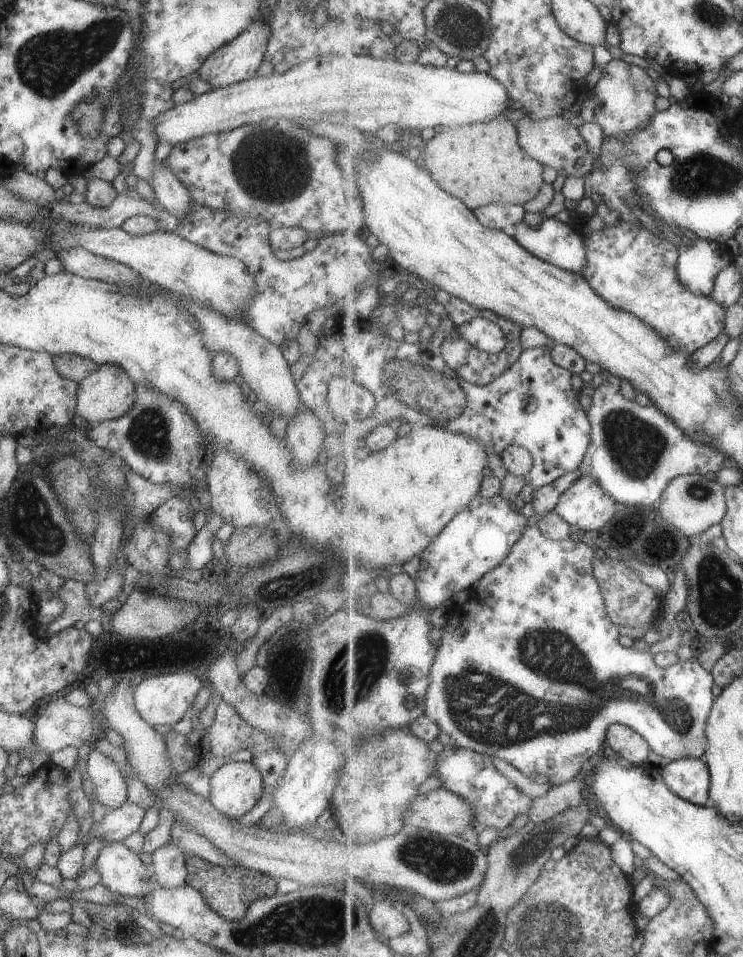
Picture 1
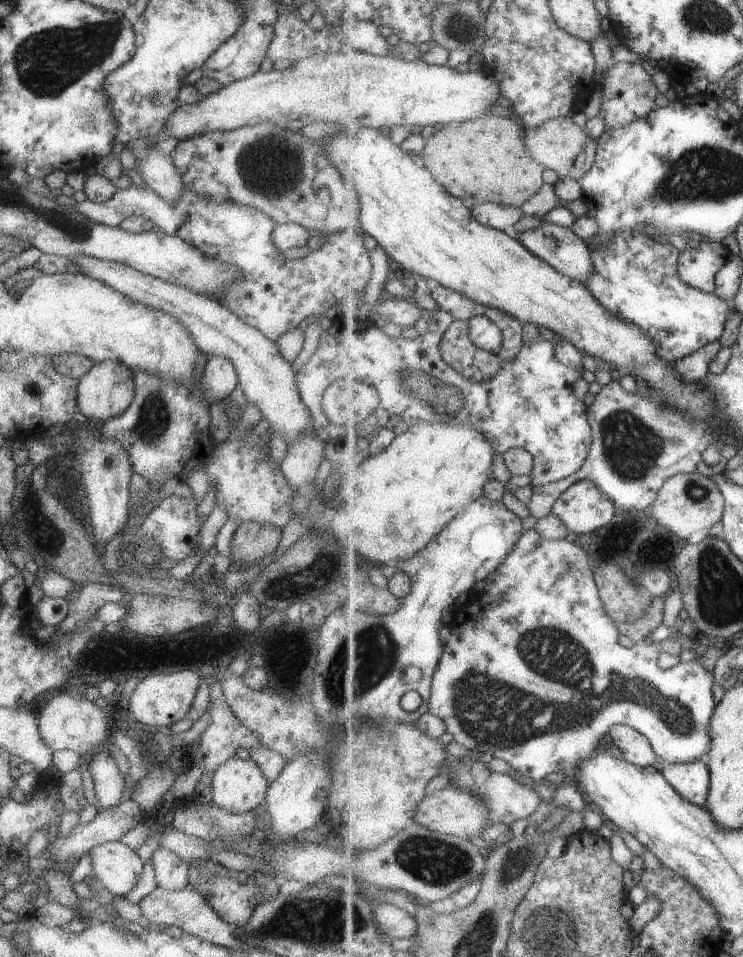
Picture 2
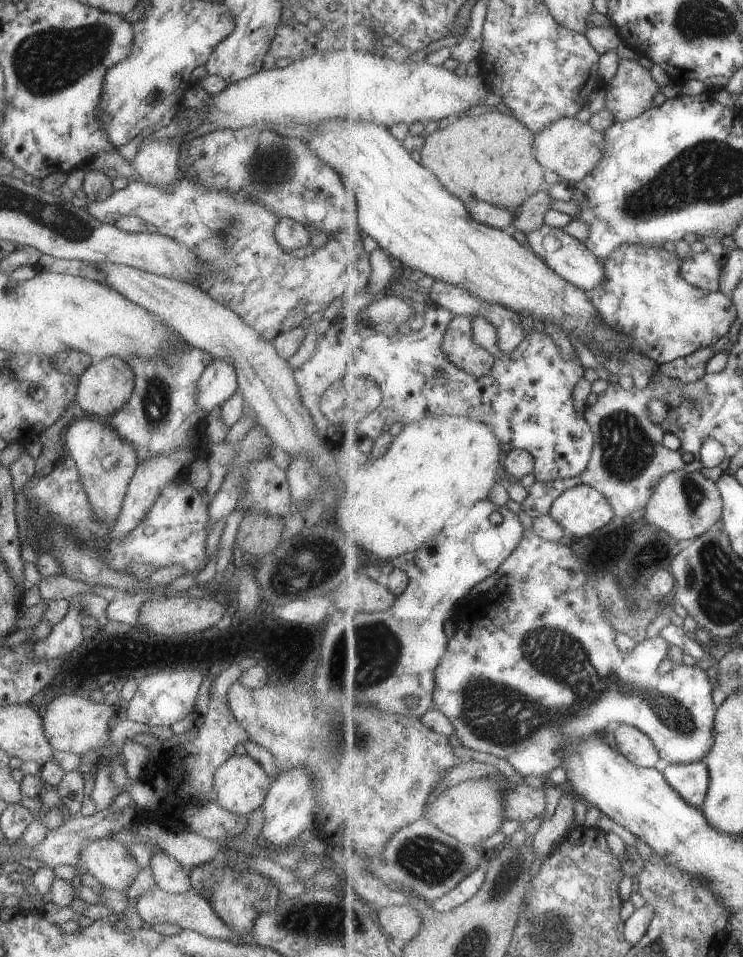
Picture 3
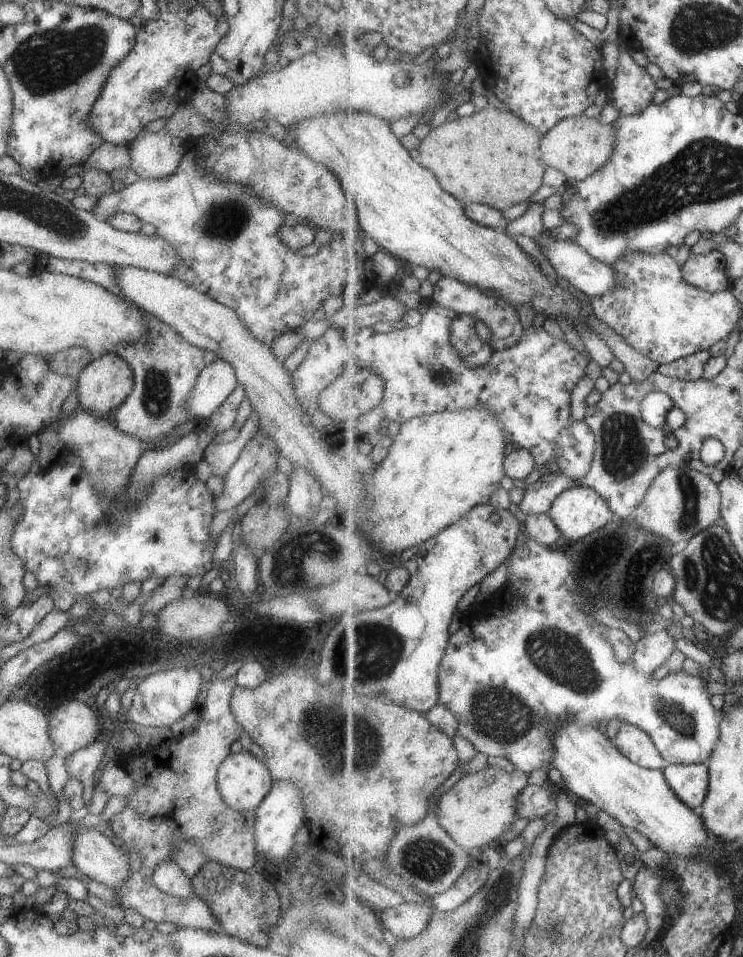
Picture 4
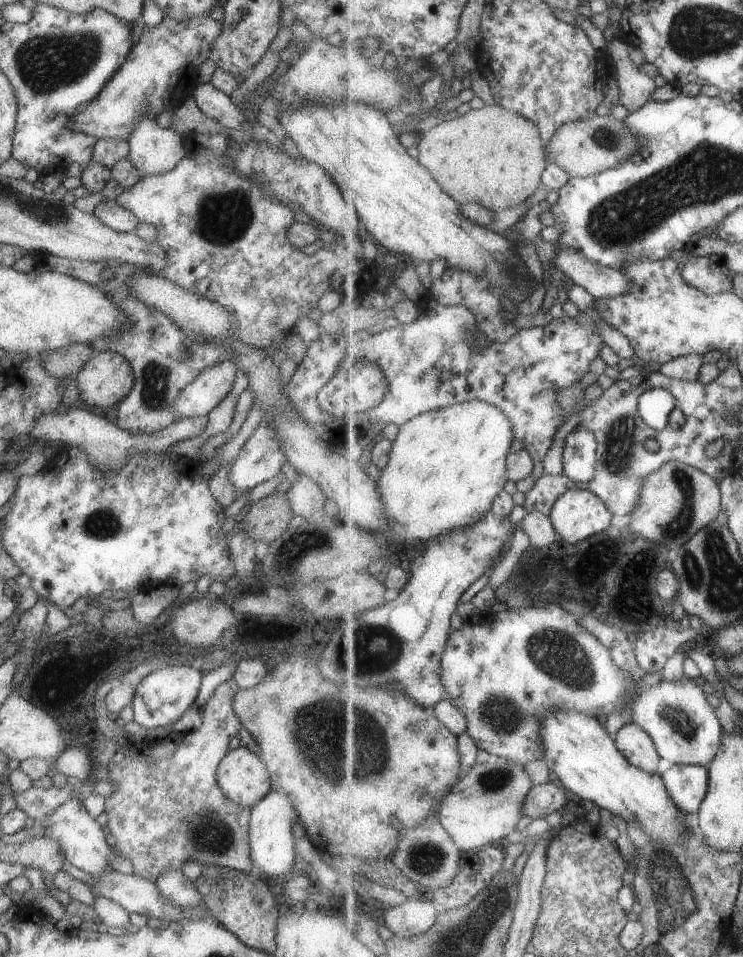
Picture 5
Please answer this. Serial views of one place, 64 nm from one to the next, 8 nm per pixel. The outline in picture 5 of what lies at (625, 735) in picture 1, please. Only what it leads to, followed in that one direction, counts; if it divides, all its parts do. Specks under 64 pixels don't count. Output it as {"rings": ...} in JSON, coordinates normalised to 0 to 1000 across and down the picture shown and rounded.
{"rings":[[[859,755],[840,758],[828,770],[832,782],[841,787],[843,792],[872,807],[883,808],[888,805],[892,790],[887,785],[880,770]]]}

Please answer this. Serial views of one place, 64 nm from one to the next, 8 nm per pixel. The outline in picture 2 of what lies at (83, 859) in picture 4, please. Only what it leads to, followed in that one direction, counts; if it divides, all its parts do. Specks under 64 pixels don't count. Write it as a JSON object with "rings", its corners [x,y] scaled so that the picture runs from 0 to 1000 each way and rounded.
{"rings":[[[144,879],[121,888],[125,915],[151,935],[170,937],[192,909],[192,900],[162,879]]]}

